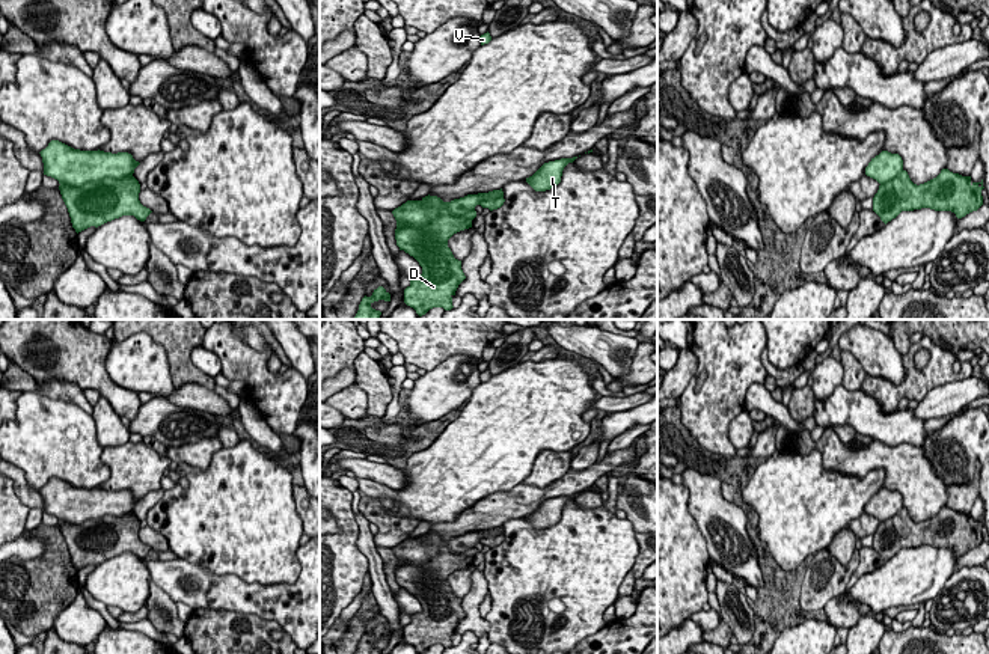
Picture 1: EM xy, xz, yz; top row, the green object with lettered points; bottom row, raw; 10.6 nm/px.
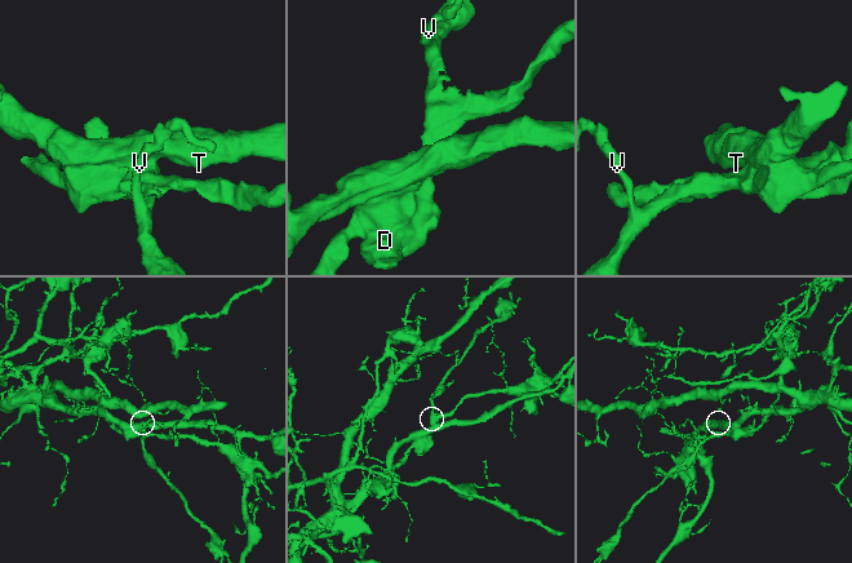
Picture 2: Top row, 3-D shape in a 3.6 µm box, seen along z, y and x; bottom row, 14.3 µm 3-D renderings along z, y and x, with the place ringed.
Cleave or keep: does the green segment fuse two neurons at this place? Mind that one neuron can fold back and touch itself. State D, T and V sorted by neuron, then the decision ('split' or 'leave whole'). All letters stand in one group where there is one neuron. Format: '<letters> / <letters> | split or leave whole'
D V / T | split

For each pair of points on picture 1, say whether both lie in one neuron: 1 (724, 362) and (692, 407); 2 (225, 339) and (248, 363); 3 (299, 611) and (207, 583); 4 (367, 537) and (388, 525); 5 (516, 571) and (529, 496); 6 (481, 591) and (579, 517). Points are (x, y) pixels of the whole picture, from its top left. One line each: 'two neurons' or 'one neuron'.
1: one neuron
2: one neuron
3: one neuron
4: two neurons
5: two neurons
6: two neurons

